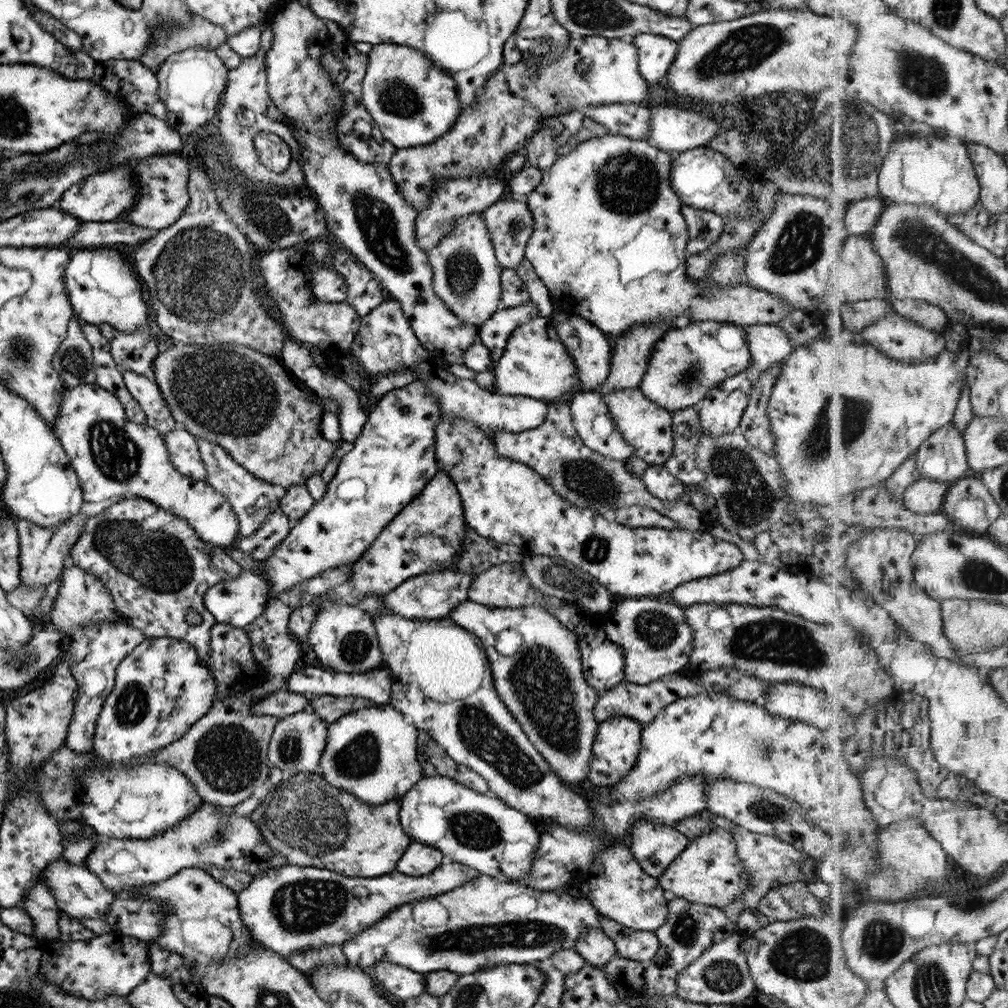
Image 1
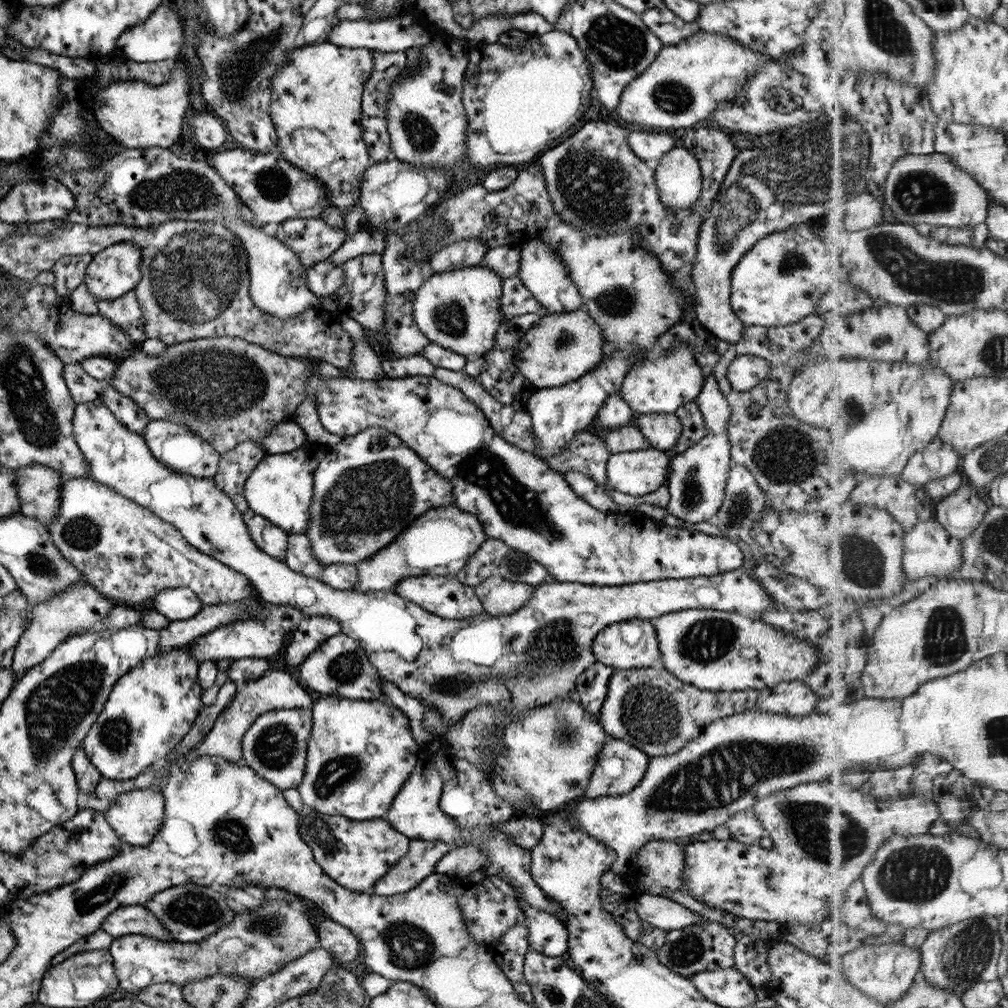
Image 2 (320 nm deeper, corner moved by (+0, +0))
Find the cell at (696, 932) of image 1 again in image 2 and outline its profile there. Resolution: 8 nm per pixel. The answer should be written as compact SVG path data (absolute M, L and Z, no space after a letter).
M706 921L687 928L666 931L664 945L656 950L659 964L663 964L674 974L691 977L697 972L715 968L729 968L733 964L734 936L731 929Z

